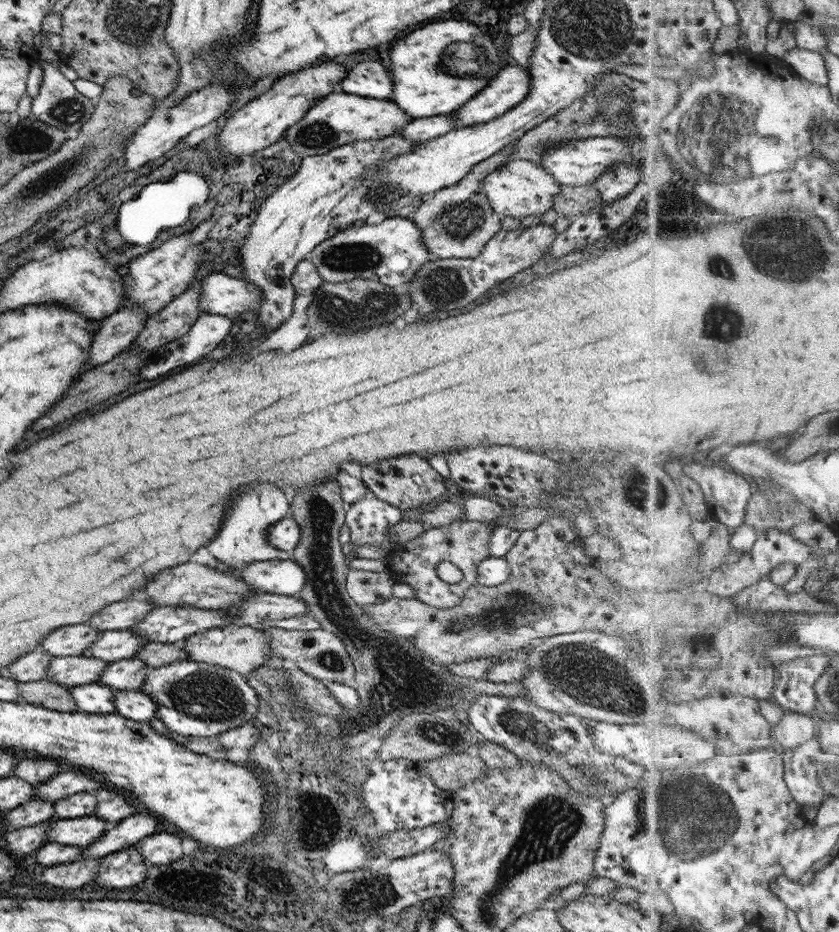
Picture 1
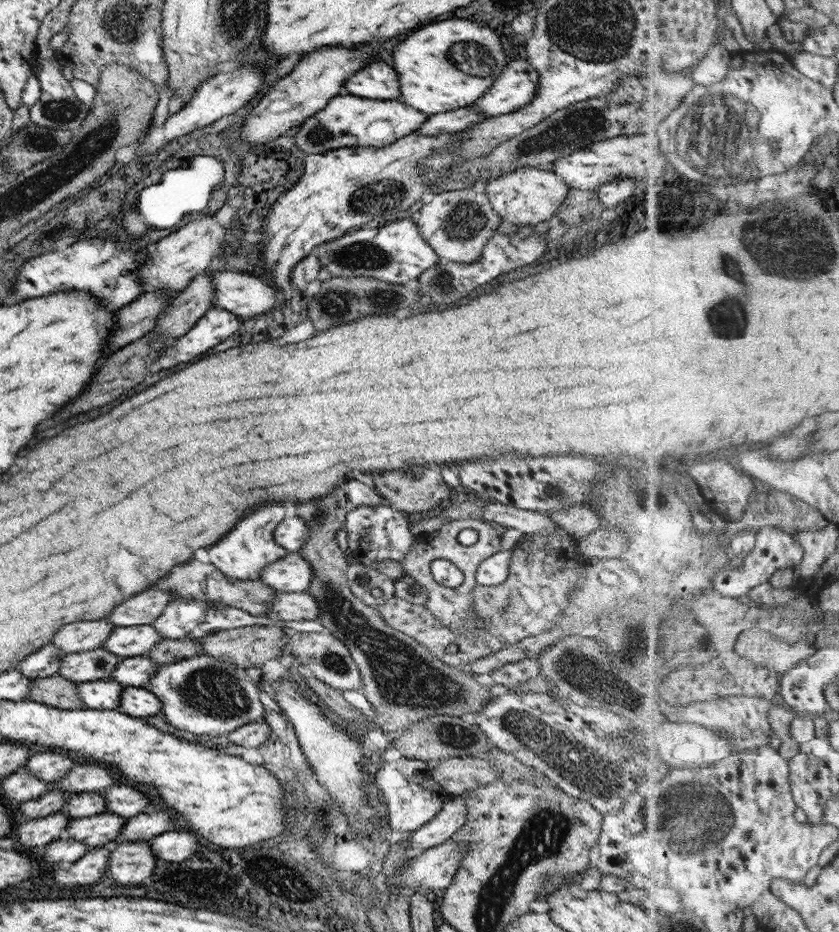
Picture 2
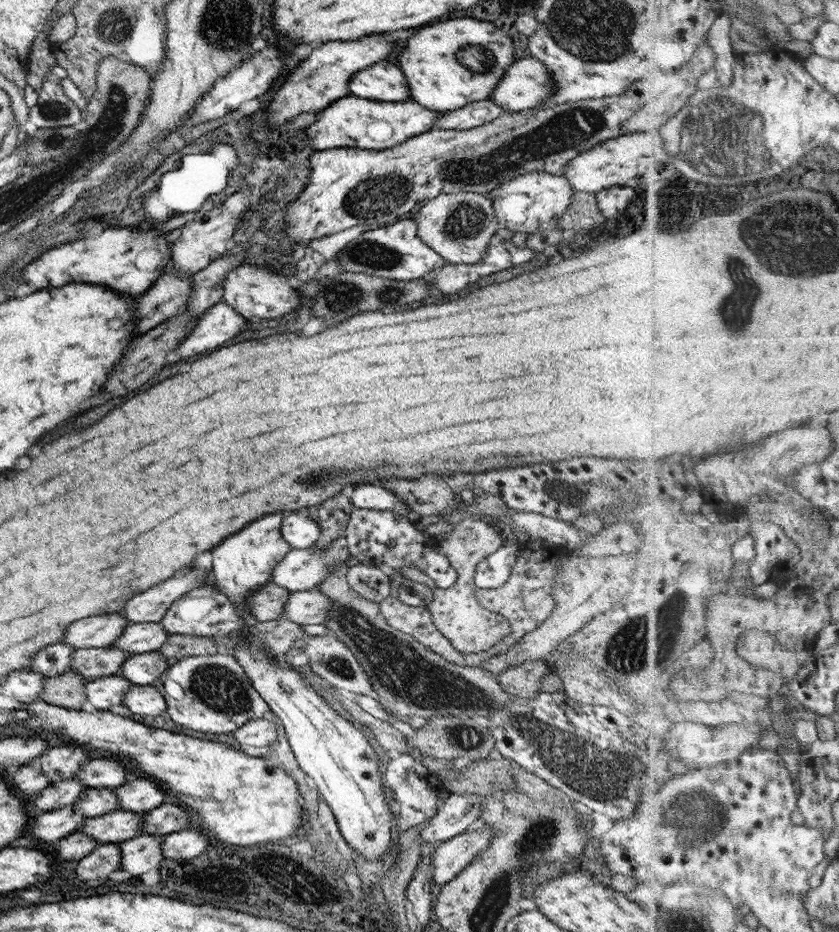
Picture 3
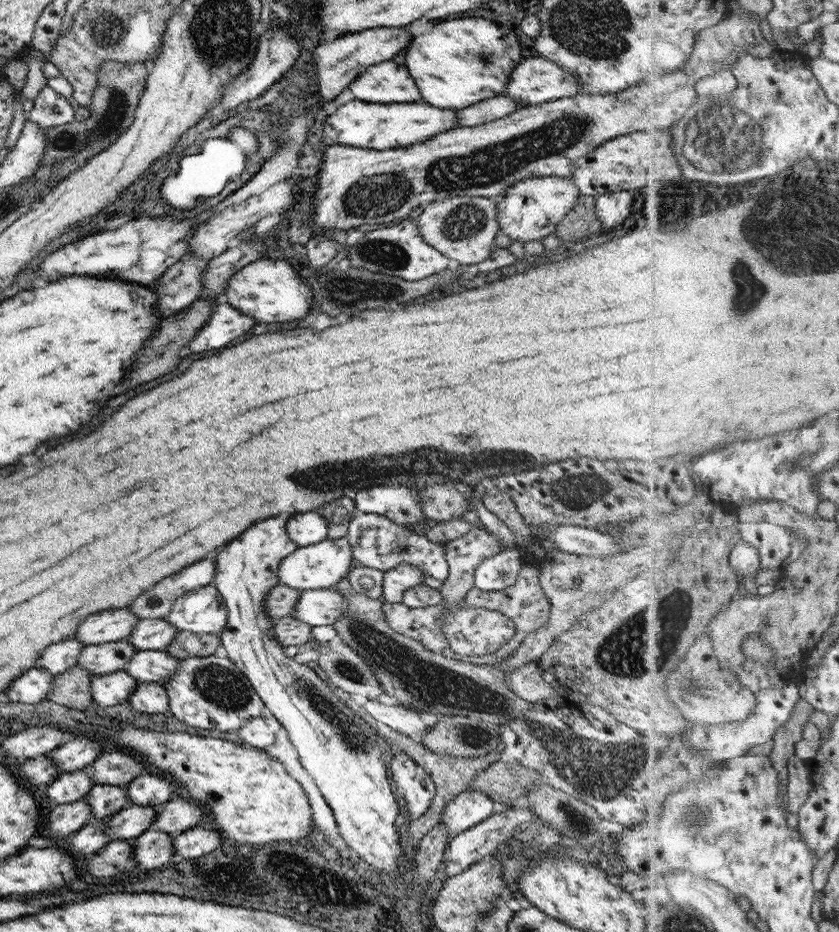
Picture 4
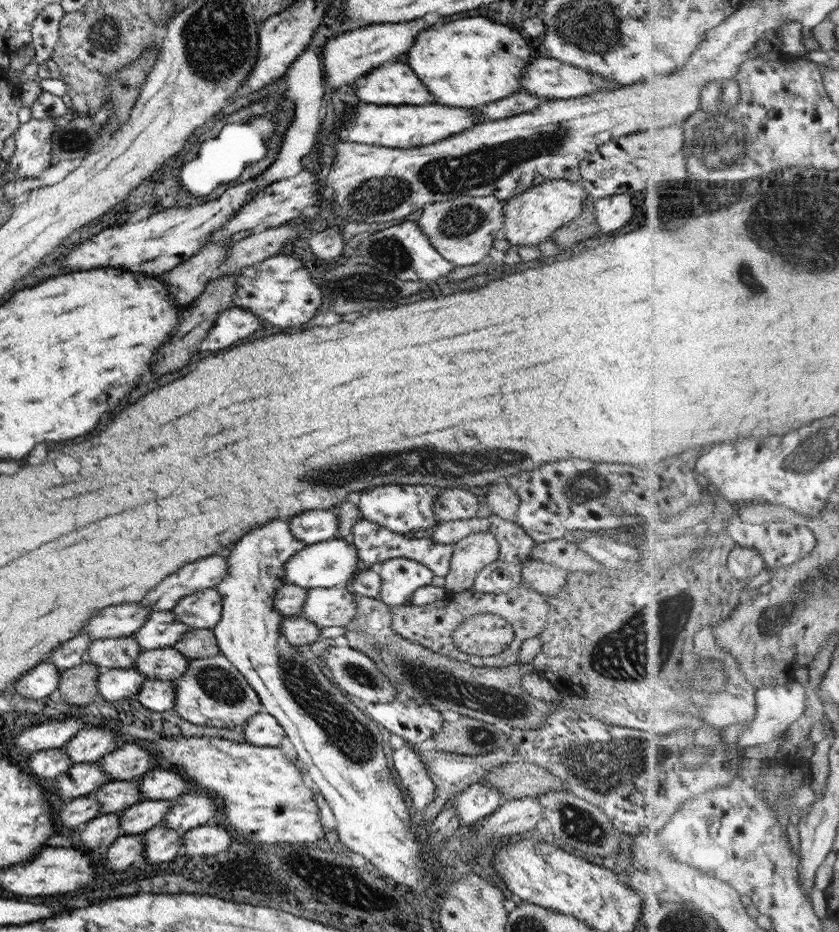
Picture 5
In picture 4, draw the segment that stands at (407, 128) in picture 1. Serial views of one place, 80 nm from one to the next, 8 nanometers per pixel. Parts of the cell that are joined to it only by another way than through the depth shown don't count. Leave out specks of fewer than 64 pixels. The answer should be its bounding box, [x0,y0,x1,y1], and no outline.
[456,96,523,127]

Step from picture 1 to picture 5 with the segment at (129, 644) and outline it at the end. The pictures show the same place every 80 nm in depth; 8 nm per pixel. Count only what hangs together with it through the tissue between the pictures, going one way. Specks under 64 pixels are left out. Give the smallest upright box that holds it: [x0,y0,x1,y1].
[133,611,189,651]

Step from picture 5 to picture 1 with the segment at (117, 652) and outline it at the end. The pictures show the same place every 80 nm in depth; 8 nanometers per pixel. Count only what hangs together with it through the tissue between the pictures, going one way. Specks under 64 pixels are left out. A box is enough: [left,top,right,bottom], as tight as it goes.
[44,654,109,688]

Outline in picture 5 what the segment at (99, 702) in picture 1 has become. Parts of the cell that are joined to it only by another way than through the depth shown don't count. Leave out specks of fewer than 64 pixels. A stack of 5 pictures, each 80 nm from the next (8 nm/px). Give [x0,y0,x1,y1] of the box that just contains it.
[96,666,145,702]

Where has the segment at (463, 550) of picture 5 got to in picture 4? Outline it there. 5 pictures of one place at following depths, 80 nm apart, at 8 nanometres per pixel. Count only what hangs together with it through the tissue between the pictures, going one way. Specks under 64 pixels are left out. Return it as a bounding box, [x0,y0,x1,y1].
[438,523,514,656]

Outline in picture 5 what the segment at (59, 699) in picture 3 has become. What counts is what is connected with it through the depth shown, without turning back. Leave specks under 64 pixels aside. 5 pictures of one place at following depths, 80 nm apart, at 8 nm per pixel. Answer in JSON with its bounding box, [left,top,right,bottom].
[55,662,98,705]

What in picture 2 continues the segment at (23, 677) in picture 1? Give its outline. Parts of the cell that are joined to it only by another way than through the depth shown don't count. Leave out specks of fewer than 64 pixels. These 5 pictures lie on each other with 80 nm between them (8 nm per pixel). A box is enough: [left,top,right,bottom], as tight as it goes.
[17,643,65,679]

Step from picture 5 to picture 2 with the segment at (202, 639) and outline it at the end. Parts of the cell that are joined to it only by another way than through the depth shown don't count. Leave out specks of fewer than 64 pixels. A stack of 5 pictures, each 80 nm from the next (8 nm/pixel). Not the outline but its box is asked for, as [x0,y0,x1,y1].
[145,639,201,665]

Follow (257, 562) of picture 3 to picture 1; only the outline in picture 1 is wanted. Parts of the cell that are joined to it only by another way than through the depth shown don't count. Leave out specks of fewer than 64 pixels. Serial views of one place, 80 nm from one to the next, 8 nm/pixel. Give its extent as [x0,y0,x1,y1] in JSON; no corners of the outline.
[205,484,291,568]

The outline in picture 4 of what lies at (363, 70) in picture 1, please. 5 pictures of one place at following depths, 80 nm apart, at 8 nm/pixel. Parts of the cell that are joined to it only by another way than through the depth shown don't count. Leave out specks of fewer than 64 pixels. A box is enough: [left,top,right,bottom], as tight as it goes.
[351,62,419,102]

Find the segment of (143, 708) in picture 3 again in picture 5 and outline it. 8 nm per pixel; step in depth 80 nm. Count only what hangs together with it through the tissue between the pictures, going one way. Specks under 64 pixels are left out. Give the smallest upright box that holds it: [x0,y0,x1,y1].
[135,679,174,712]

